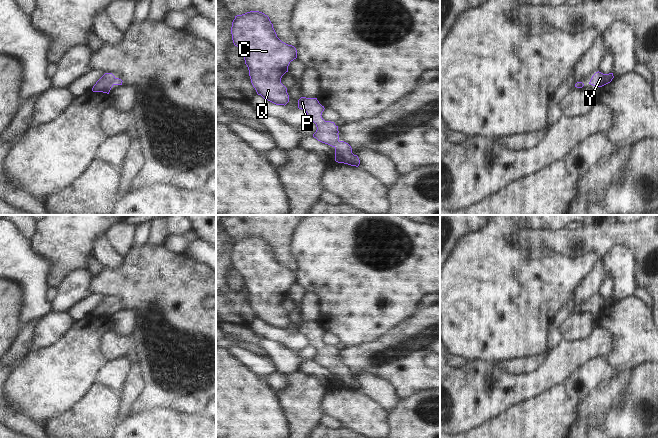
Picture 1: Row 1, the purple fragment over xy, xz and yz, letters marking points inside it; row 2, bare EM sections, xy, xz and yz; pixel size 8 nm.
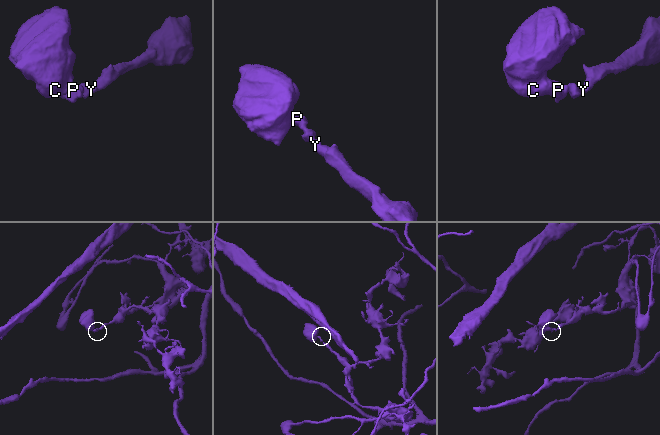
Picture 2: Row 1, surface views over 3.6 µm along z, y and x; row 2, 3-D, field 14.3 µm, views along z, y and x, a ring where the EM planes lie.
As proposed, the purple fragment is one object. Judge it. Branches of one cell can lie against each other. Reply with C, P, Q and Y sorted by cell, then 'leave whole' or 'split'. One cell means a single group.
C P Q Y | leave whole

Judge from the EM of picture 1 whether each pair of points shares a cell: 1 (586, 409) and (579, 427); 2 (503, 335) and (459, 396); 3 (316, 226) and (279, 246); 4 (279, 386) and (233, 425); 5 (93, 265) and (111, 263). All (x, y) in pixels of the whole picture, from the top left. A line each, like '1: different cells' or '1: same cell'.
1: different cells
2: different cells
3: different cells
4: different cells
5: different cells

